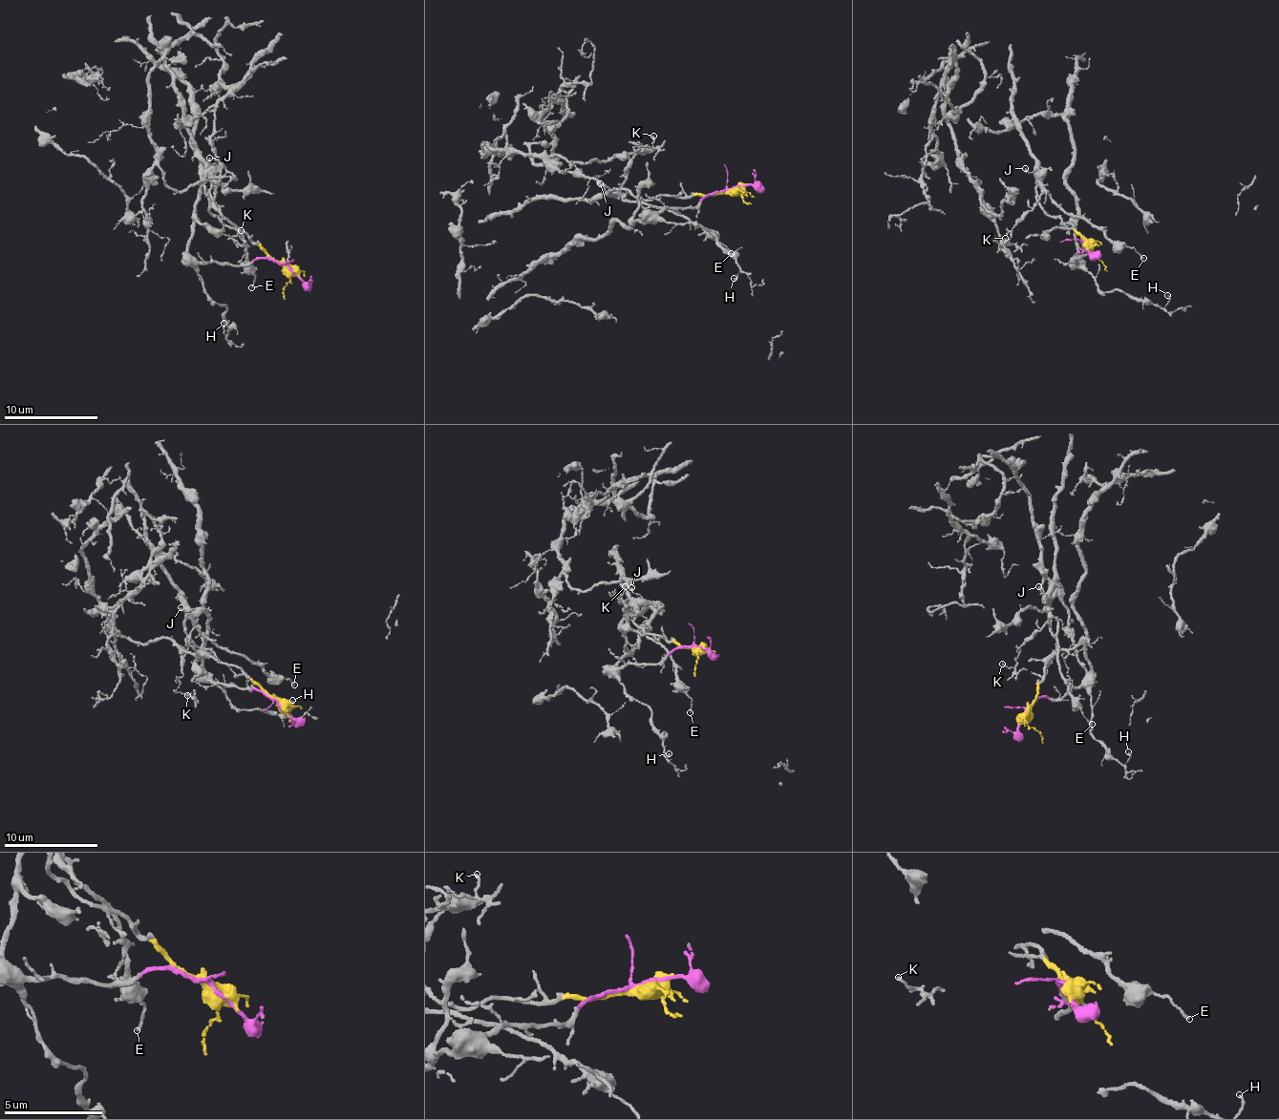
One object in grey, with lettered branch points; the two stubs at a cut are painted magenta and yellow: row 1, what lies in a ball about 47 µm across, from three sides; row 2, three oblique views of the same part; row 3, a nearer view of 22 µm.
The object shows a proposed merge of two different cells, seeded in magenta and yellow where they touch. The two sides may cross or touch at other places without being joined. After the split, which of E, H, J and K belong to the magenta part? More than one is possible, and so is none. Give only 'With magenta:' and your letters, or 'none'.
With magenta: H

